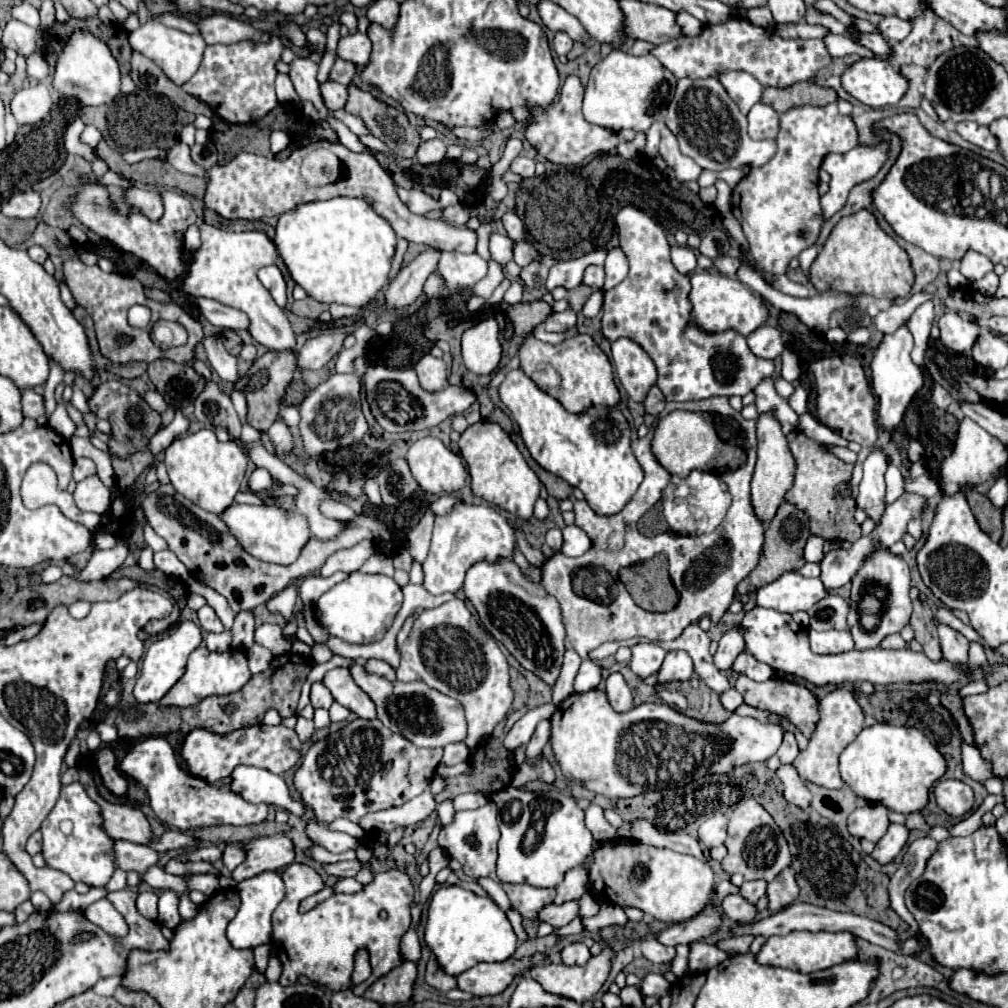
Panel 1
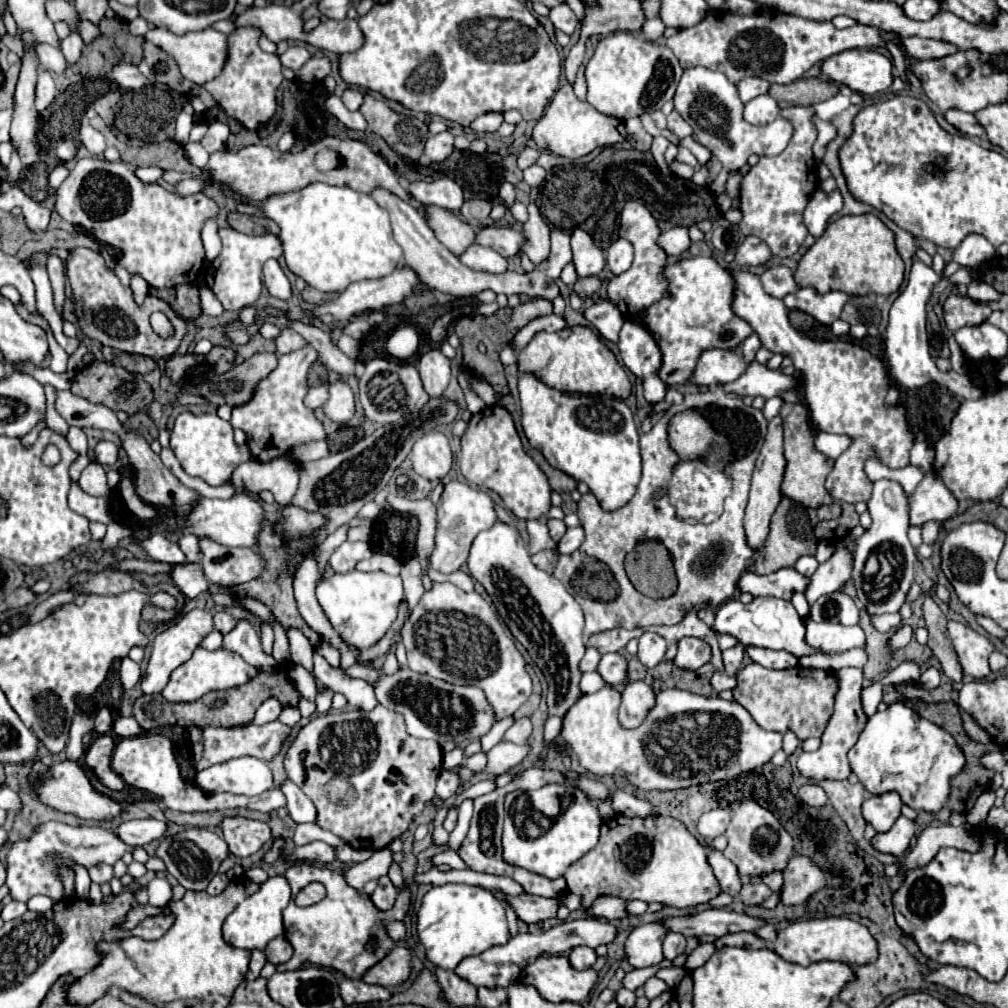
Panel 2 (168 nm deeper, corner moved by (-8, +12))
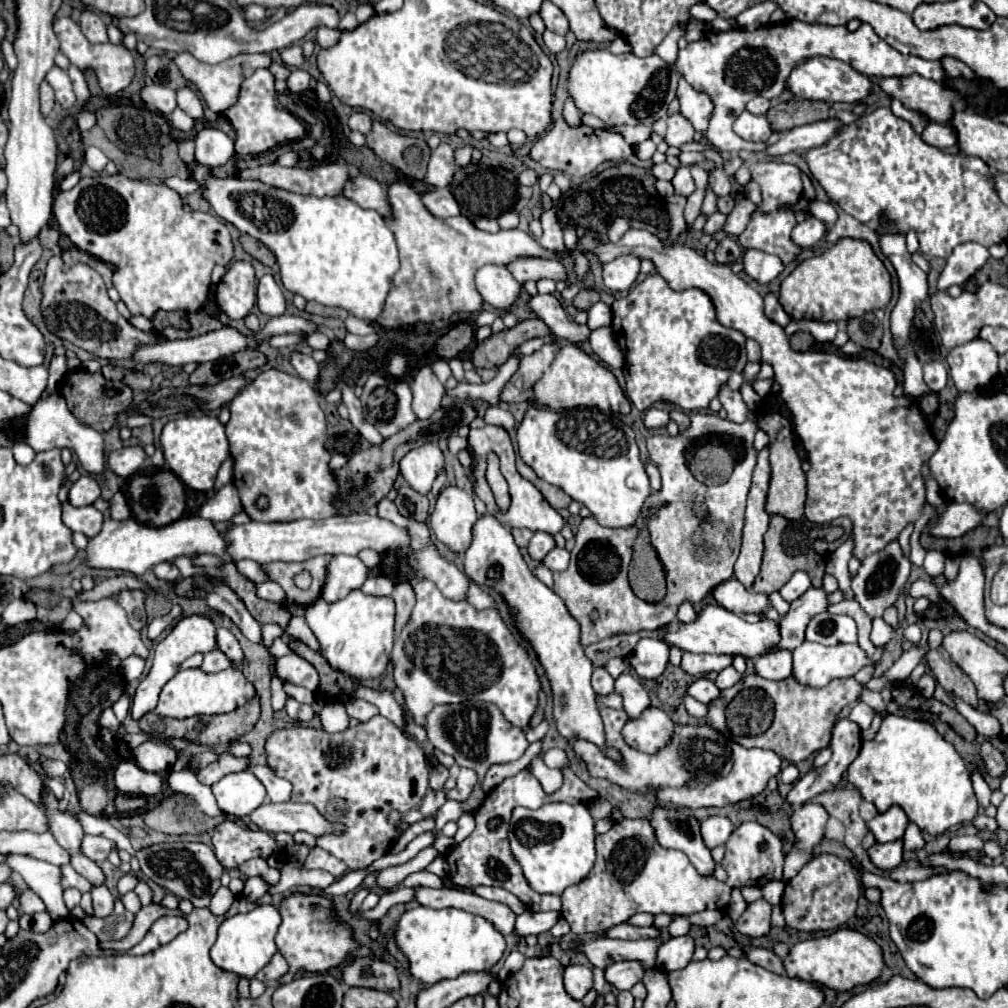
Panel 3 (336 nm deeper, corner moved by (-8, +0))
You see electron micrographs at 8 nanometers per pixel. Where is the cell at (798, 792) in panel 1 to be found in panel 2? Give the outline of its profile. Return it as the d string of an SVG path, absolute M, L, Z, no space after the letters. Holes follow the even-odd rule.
M805 784L799 788L799 798L809 806L823 806L827 802L827 794L817 784Z

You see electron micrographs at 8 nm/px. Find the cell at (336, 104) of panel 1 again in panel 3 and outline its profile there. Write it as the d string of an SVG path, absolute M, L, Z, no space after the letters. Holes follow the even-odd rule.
M355 112L349 118L349 128L355 132L361 132L361 134L371 132L371 124L373 124L373 118L367 112Z

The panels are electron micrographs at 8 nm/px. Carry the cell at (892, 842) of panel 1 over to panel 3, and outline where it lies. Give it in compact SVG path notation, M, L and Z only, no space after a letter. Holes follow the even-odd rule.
M901 840L887 842L887 844L873 844L867 852L869 852L871 862L885 872L897 868L903 862L903 842Z

